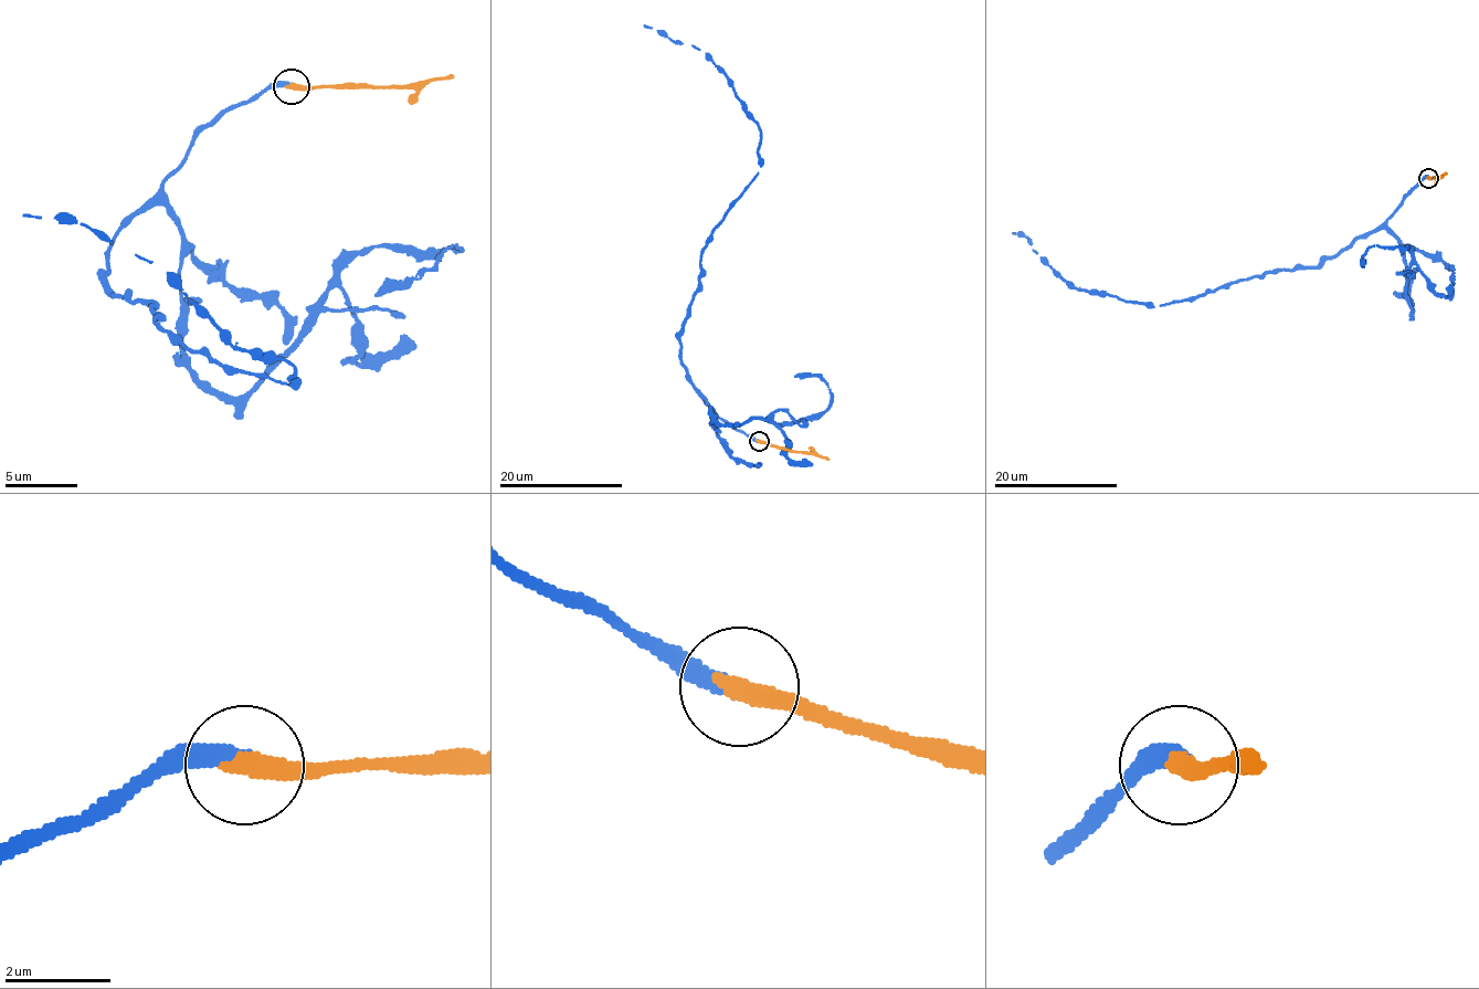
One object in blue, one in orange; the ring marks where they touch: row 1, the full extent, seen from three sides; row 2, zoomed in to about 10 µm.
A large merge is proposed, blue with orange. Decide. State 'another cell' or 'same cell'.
same cell

